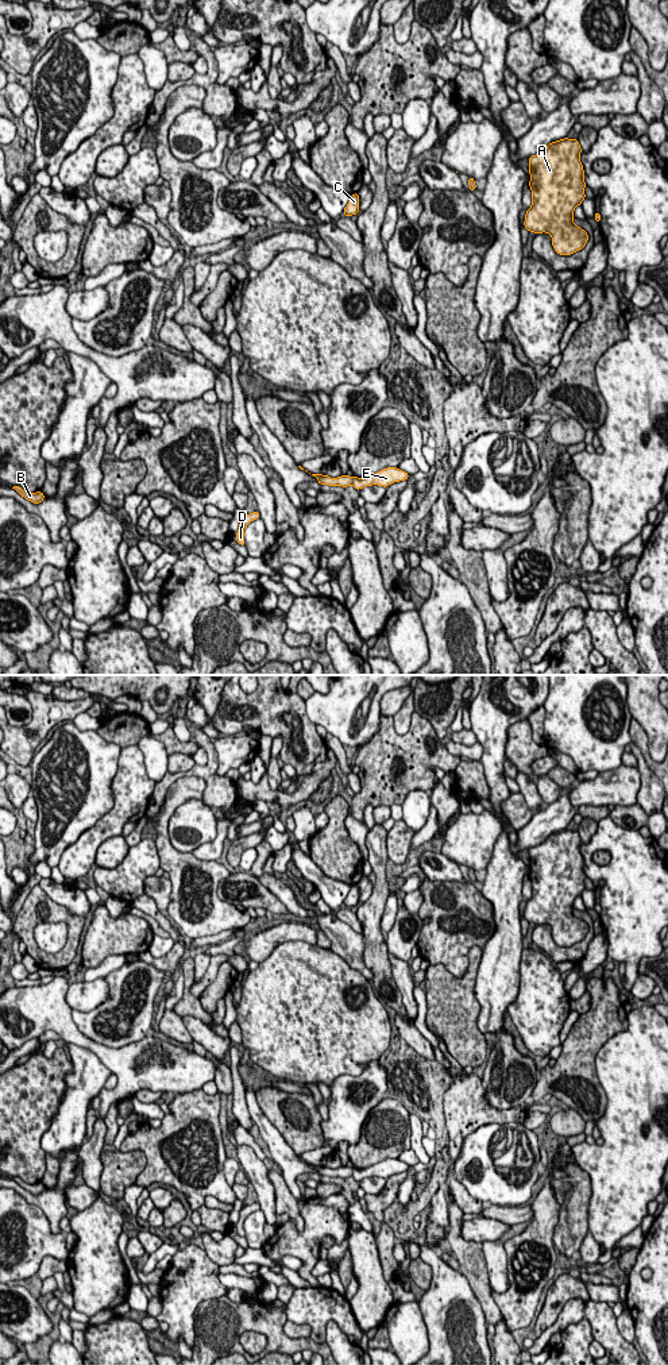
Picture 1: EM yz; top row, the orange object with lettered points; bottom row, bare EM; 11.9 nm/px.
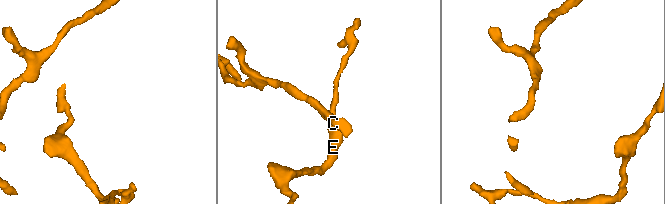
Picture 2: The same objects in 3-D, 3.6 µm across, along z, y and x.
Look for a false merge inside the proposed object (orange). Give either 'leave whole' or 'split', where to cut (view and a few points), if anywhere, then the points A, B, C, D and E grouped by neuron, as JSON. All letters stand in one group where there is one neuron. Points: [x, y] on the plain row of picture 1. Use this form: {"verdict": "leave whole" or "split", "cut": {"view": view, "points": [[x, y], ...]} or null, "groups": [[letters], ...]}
{"verdict": "split", "cut": {"view": "yz", "points": [[351, 1168], [352, 1175]]}, "groups": [["A", "C", "E"], ["B", "D"]]}

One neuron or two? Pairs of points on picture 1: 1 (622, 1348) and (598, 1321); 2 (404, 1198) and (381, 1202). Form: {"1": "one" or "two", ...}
{"1": "one", "2": "two"}

